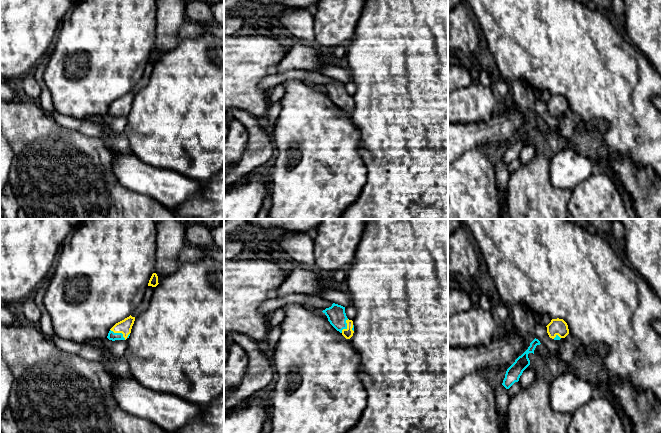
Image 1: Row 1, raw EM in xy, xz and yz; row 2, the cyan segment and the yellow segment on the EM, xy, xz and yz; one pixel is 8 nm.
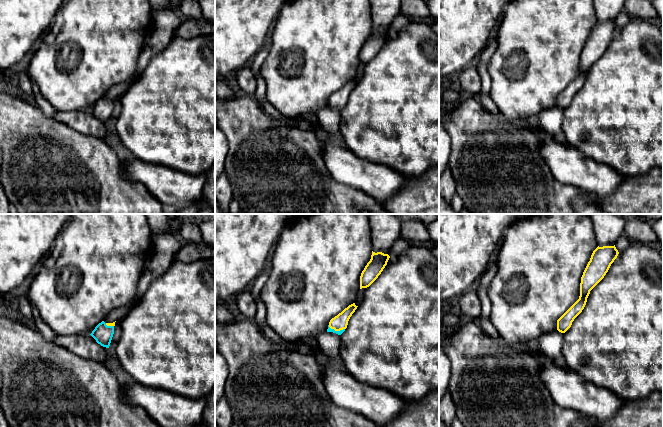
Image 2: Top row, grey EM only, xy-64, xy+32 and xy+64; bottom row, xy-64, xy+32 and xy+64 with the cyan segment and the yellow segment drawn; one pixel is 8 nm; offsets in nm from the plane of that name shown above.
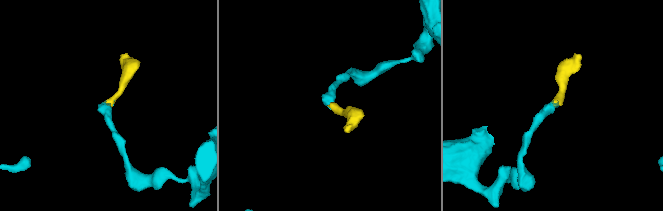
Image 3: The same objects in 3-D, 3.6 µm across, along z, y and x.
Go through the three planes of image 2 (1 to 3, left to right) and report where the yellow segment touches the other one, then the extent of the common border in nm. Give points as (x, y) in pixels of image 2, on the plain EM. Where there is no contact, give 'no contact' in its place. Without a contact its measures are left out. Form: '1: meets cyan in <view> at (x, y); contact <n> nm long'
1: meets cyan in xy-64 at (109, 102); contact 80 nm long
2: meets cyan in xy+32 at (336, 107); contact 140 nm long
3: no contact

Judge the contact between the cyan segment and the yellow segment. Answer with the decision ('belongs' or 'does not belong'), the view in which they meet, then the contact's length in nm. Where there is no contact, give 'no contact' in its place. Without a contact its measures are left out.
belongs; contact in xy; length 170 nm

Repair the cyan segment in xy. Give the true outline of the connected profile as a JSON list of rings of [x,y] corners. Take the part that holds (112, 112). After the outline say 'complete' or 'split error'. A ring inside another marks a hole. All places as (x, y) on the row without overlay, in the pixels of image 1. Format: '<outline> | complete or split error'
[[[131,91],[124,96],[116,99],[109,107],[107,114],[109,116],[126,116],[129,114],[135,93]]] | split error

